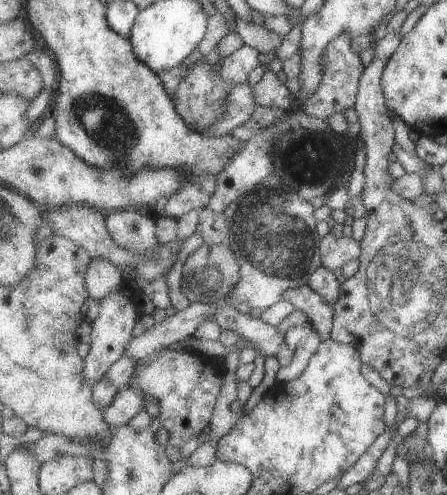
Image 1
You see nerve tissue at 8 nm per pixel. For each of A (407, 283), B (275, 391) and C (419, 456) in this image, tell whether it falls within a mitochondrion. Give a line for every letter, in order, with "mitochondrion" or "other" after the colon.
A: mitochondrion
B: other
C: mitochondrion

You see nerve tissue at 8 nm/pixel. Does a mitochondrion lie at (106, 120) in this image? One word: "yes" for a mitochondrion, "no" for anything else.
yes

